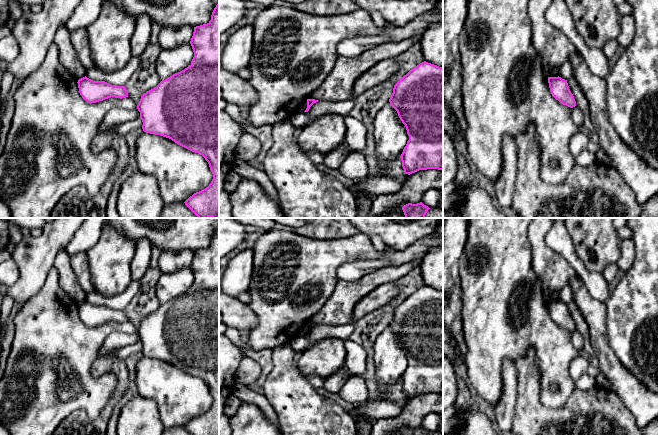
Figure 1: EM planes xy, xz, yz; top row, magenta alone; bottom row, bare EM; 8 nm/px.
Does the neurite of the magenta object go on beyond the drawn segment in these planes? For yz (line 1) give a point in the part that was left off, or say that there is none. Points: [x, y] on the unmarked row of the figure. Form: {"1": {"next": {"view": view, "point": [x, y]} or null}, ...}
{"1": {"next": null}}

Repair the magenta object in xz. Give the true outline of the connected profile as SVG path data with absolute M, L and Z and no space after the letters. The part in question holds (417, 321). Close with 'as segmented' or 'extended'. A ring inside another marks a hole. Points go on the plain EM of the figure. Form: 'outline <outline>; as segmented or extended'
outline M426 285L420 287L394 309L389 326L397 335L409 360L400 380L404 398L427 393L443 394L443 292Z; as segmented

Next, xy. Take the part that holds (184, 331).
outline M219 228L214 232L211 244L207 248L194 251L190 268L194 276L191 289L144 317L137 333L144 356L169 362L178 369L199 377L209 388L213 398L211 407L190 420L184 426L185 429L191 435L219 435Z; as segmented

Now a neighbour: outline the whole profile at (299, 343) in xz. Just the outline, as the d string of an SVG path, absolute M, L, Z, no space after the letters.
M351 322L336 326L318 325L310 331L308 336L296 336L289 342L289 344L296 353L301 353L310 344L328 337L336 337L342 340L347 340L354 330L355 326Z

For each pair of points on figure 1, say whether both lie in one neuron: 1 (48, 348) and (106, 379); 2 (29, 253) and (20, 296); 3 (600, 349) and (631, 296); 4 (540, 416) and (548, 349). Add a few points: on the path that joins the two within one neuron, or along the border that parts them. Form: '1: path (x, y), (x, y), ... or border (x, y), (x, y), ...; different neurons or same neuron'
1: path (63, 351), (91, 381); same neuron
2: path (29, 264), (29, 283), (27, 285); same neuron
3: border (605, 313), (608, 344), (617, 358); different neurons
4: border (539, 380), (539, 401), (550, 409), (560, 410); different neurons

